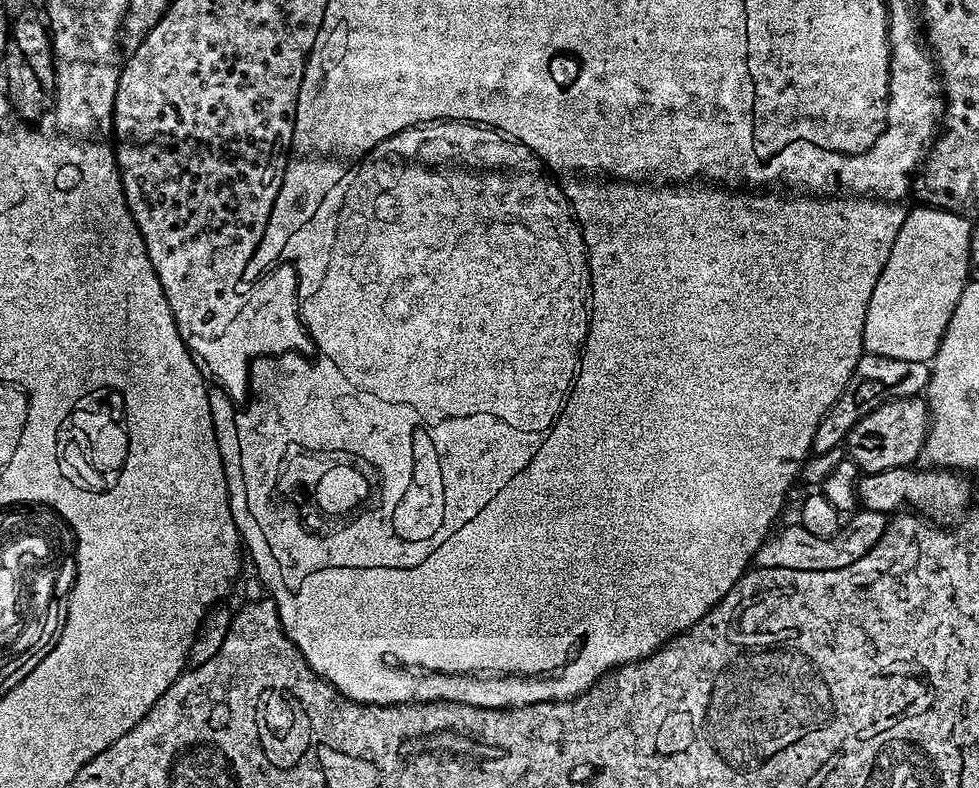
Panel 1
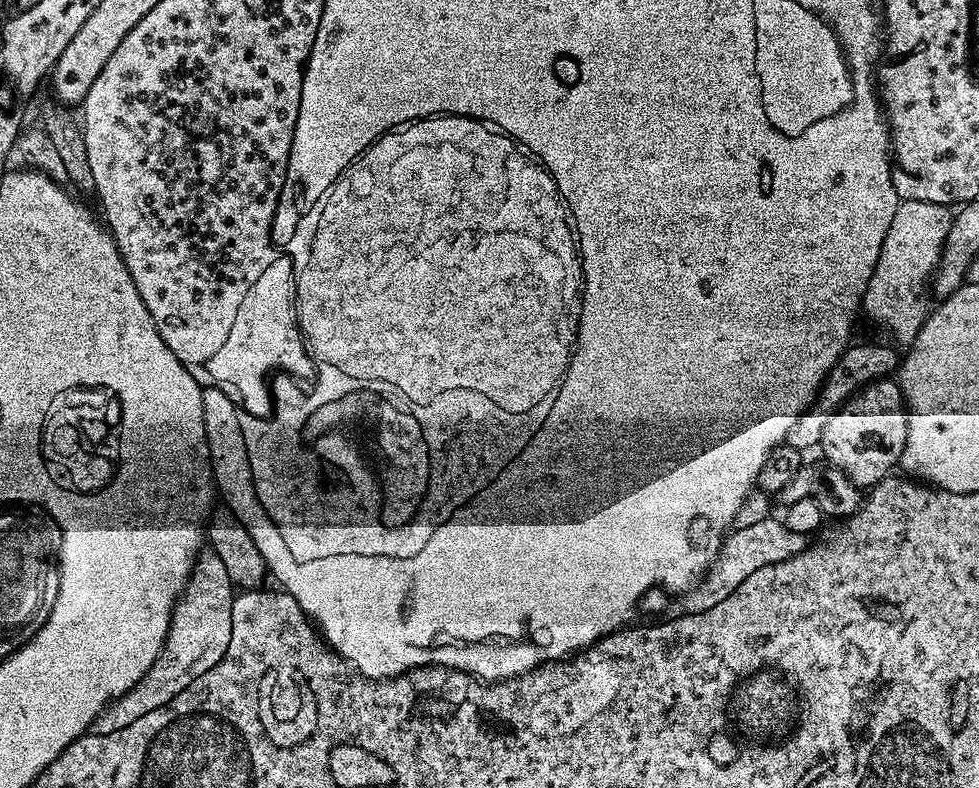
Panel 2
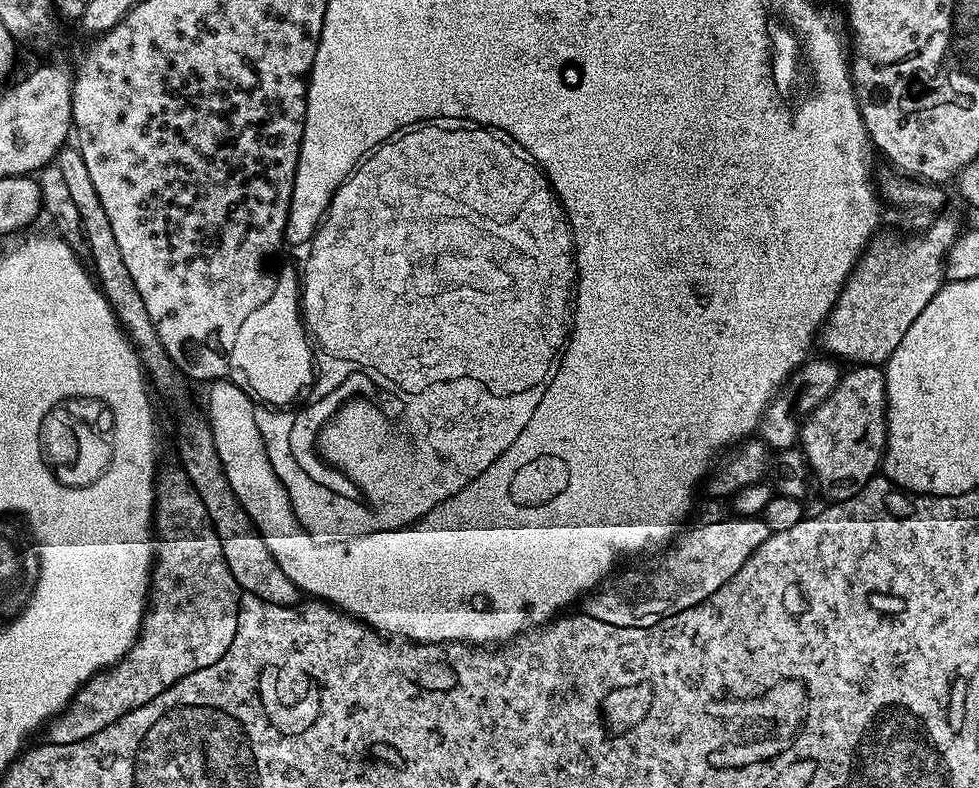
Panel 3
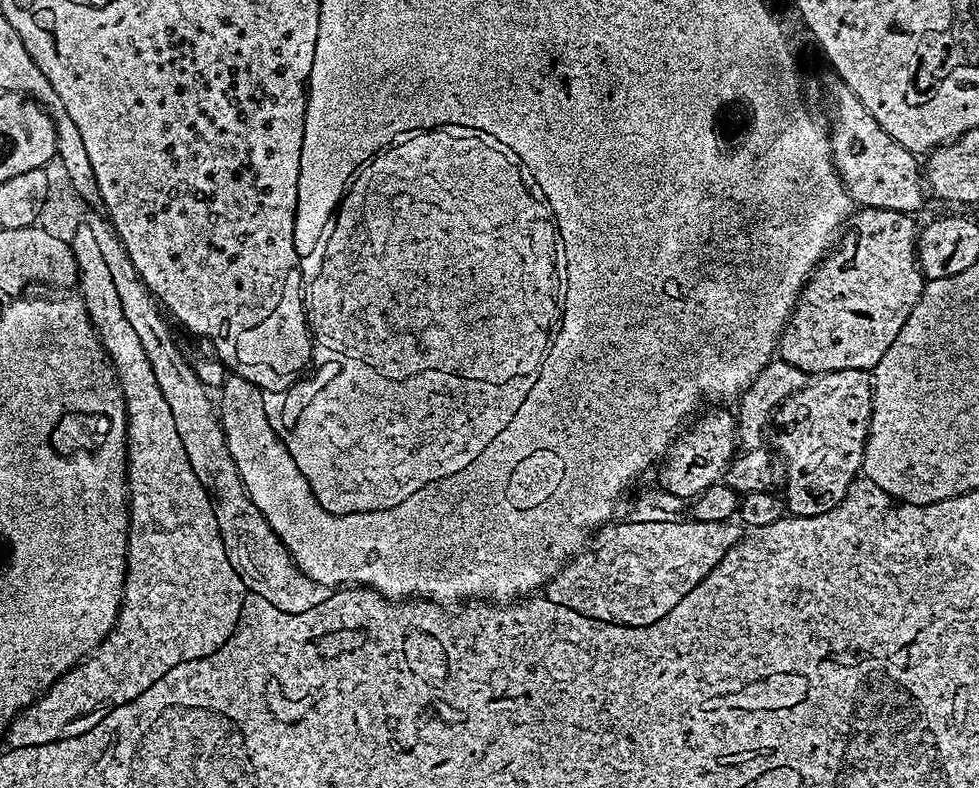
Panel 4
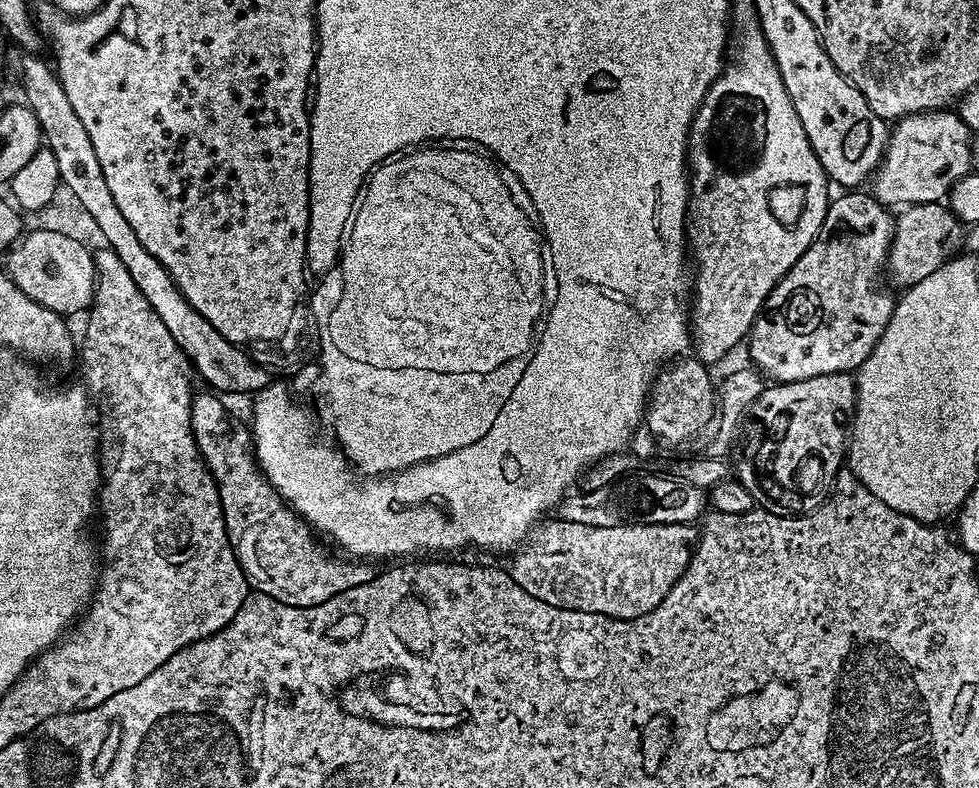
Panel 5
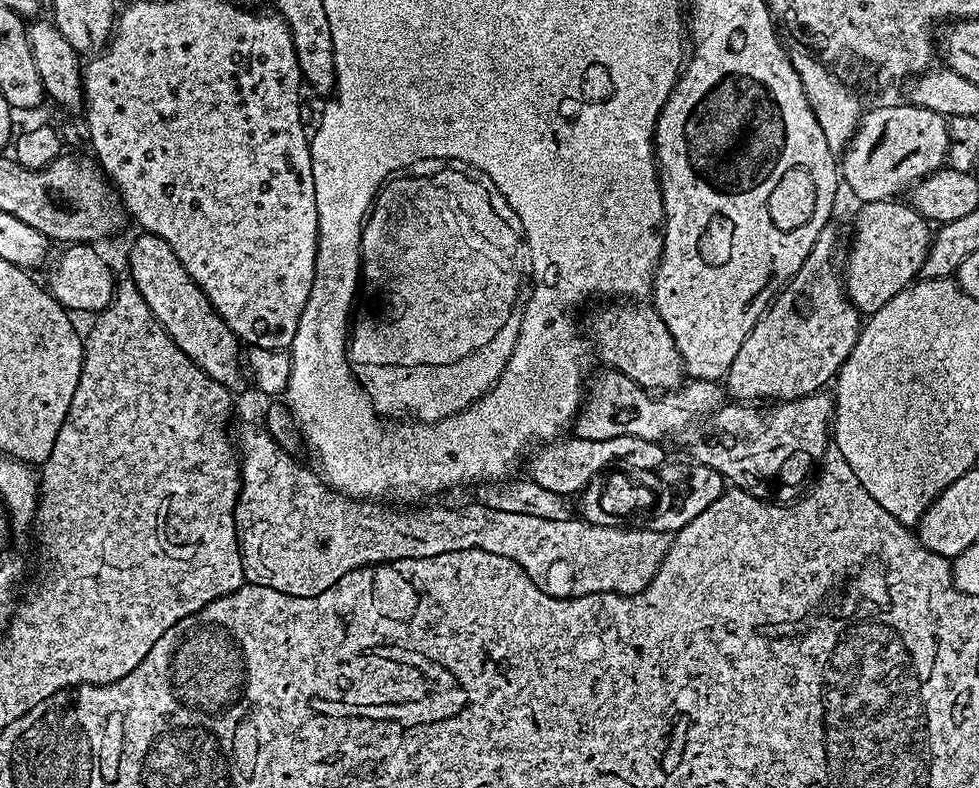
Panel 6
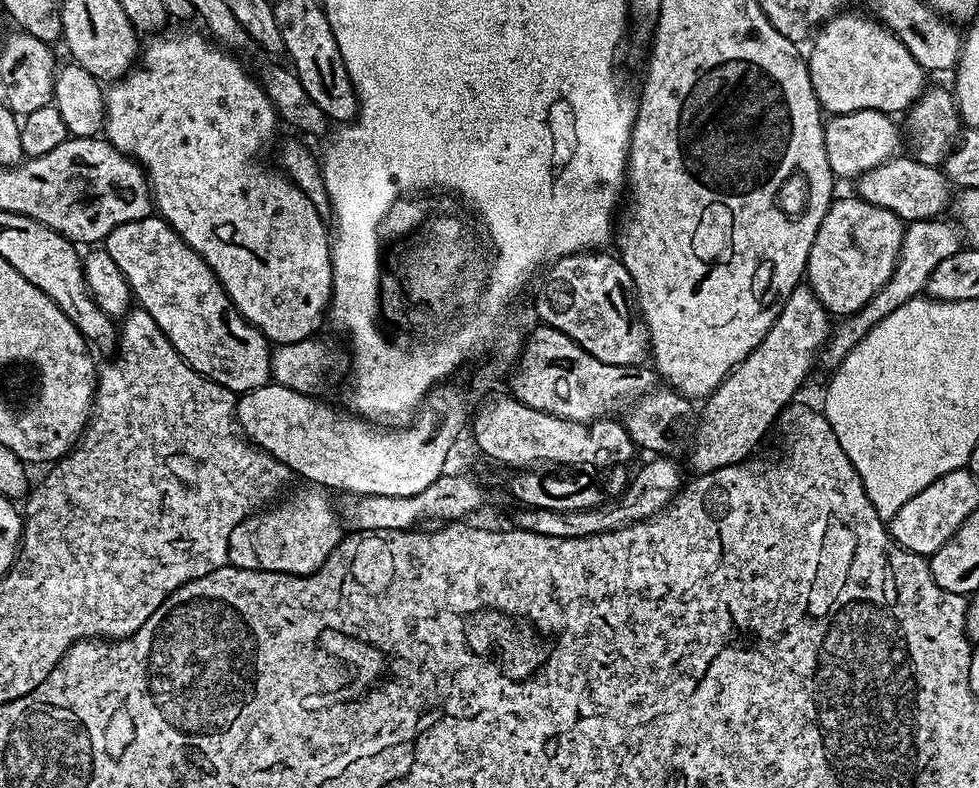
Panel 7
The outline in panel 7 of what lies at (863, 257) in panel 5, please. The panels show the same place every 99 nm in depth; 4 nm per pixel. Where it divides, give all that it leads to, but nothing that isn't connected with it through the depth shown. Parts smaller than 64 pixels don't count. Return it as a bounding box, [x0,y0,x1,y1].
[693,286,830,474]

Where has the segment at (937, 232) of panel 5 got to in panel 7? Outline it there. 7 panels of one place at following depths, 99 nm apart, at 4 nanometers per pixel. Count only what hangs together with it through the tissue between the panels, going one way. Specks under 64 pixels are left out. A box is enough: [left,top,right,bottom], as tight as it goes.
[806,198,906,314]

